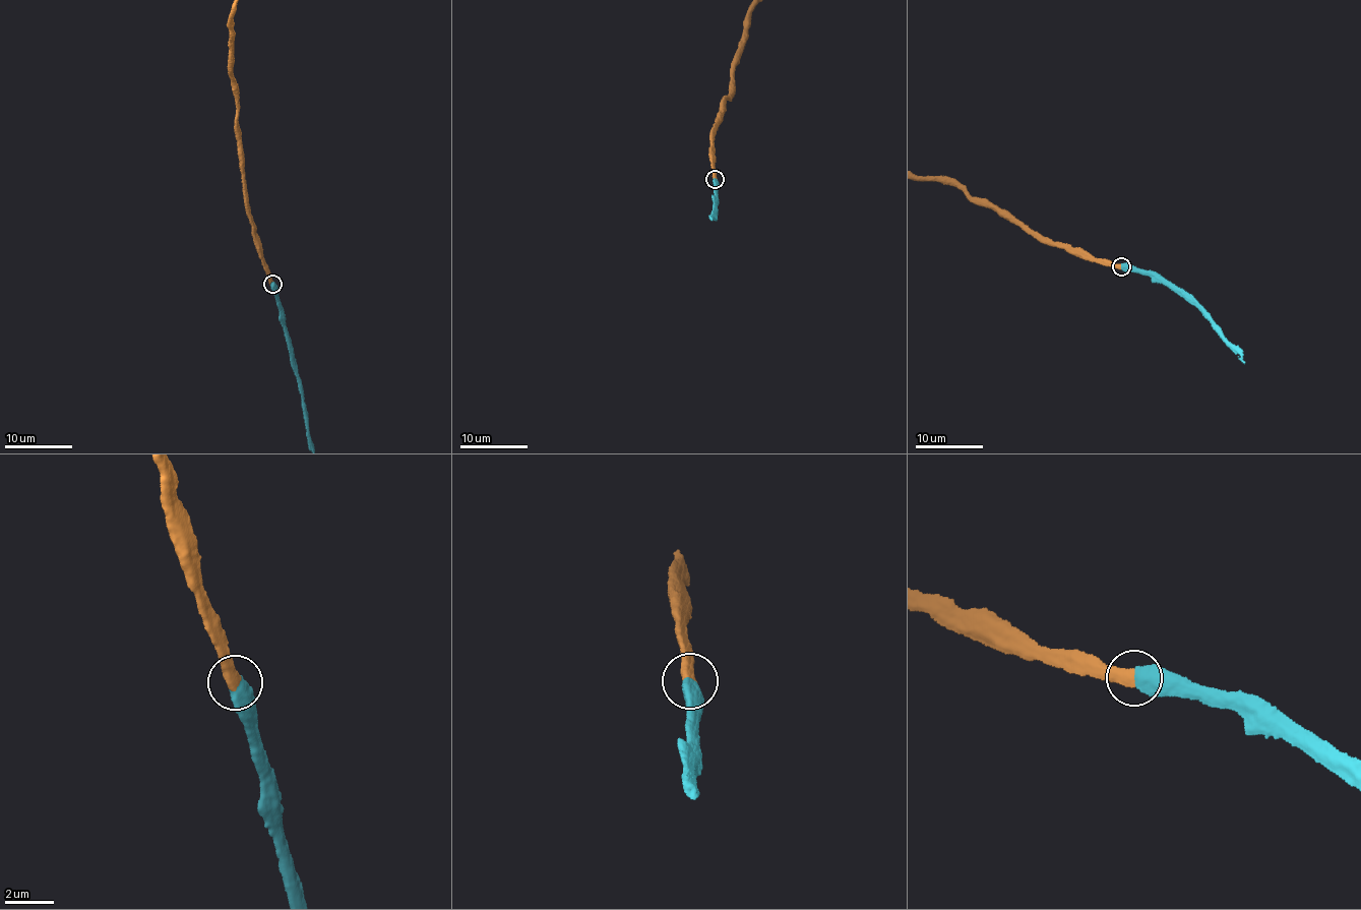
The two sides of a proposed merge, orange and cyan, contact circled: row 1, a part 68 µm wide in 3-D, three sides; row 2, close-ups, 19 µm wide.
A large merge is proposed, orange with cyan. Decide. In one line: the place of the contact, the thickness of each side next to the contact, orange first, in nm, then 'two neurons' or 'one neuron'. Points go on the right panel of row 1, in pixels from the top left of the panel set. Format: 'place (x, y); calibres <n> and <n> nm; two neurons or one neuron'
place (1121, 266); calibres 500 and 650 nm; one neuron

